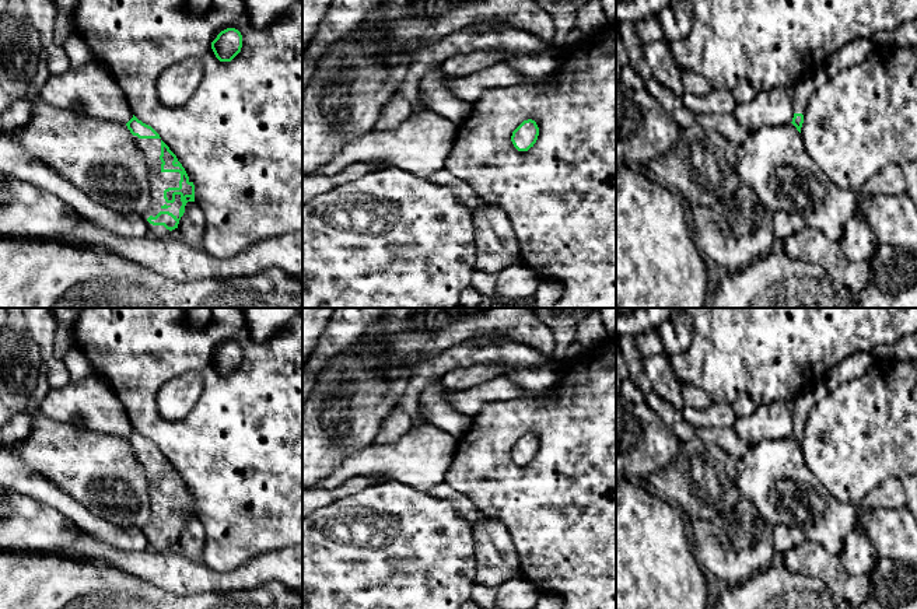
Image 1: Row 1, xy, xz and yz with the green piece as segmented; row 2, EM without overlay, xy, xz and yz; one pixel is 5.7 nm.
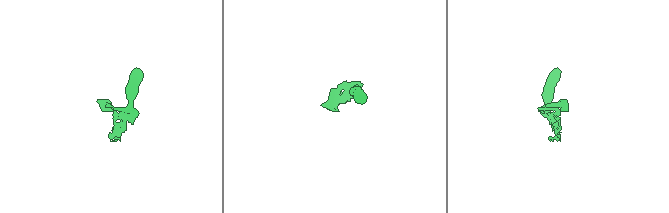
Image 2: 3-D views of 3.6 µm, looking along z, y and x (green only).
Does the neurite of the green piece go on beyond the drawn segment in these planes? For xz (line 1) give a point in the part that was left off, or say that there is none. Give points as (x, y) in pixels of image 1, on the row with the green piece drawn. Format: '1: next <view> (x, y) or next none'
1: next none

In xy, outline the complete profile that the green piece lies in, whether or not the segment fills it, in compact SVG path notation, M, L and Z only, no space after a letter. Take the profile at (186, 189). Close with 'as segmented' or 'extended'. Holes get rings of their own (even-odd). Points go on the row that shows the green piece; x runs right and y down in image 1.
M134 115L126 123L144 154L150 182L151 204L143 214L147 237L154 239L179 238L178 224L188 202L195 202L195 185L176 155L160 134Z; extended

